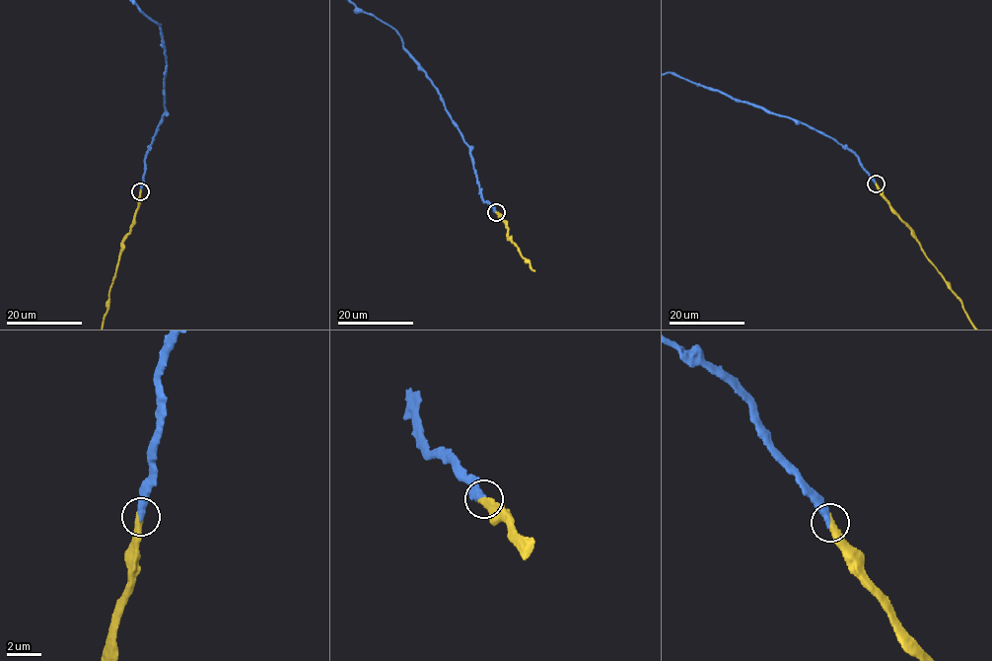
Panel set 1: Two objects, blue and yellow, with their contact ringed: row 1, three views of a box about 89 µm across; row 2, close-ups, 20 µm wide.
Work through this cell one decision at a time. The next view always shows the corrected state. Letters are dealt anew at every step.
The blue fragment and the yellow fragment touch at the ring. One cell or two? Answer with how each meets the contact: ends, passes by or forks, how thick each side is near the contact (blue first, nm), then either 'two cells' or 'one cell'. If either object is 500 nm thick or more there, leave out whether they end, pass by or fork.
blue ends; yellow ends; calibres 440 and 440 nm; one cell

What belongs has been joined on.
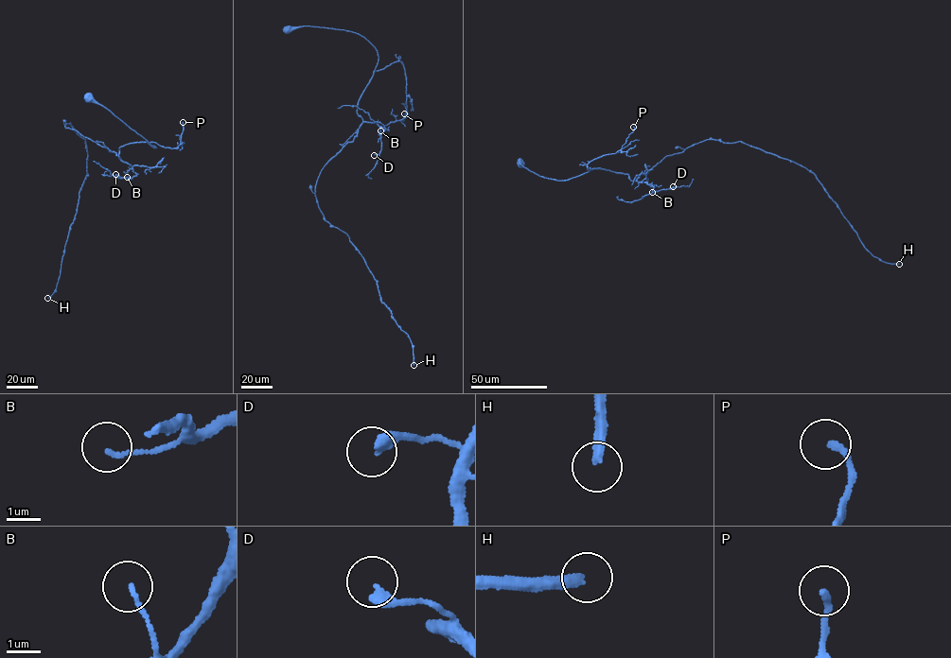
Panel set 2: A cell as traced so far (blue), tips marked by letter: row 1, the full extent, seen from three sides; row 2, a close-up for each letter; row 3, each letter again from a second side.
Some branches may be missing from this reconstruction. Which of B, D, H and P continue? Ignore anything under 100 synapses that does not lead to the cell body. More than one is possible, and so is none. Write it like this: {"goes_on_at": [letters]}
{"goes_on_at": ["H"]}

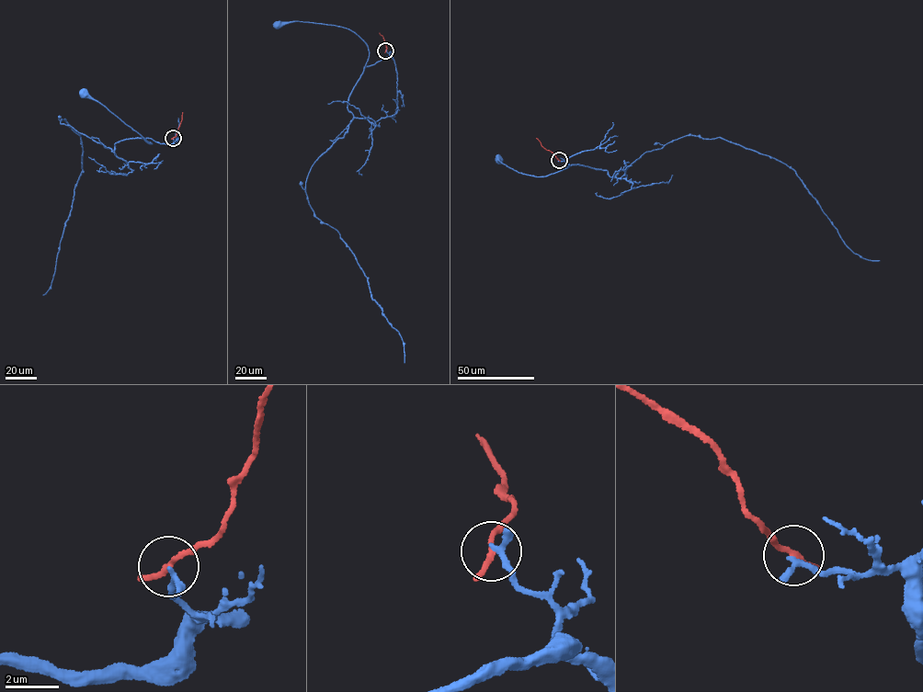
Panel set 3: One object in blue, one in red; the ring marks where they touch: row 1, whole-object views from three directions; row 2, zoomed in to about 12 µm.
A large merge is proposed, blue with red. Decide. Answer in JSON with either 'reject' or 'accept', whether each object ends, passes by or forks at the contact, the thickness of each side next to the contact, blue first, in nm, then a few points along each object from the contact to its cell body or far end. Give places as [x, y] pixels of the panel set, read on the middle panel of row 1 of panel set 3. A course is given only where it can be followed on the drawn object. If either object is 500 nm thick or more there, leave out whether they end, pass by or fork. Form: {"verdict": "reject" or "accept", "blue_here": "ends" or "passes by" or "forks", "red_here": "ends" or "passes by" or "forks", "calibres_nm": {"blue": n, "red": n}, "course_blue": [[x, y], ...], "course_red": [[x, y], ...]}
{"verdict": "reject", "blue_here": "ends", "red_here": "passes by", "calibres_nm": {"blue": 280, "red": 190}, "course_blue": [[385, 51], [388, 57], [365, 66], [368, 47], [349, 29], [299, 21], [279, 25]], "course_red": [[385, 51], [383, 37], [379, 32]]}

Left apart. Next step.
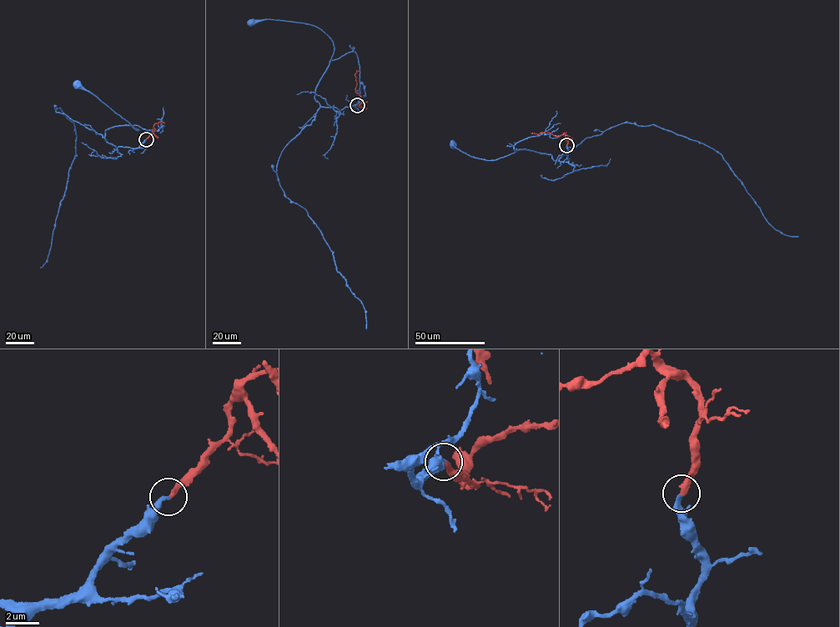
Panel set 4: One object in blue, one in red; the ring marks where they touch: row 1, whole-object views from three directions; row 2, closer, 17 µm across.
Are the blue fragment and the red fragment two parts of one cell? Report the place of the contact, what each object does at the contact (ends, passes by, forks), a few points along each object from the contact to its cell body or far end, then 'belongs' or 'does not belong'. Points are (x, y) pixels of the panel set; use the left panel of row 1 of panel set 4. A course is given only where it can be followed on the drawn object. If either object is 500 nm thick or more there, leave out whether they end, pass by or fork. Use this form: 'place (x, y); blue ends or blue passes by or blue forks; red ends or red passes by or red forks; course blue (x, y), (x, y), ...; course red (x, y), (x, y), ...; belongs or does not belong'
place (146, 139); blue ends; red ends; course blue (146, 139), (136, 147), (117, 147), (107, 142), (105, 130), (110, 127), (126, 124), (138, 130), (77, 85); course red (146, 139), (153, 129), (156, 130), (154, 124), (164, 123); belongs

